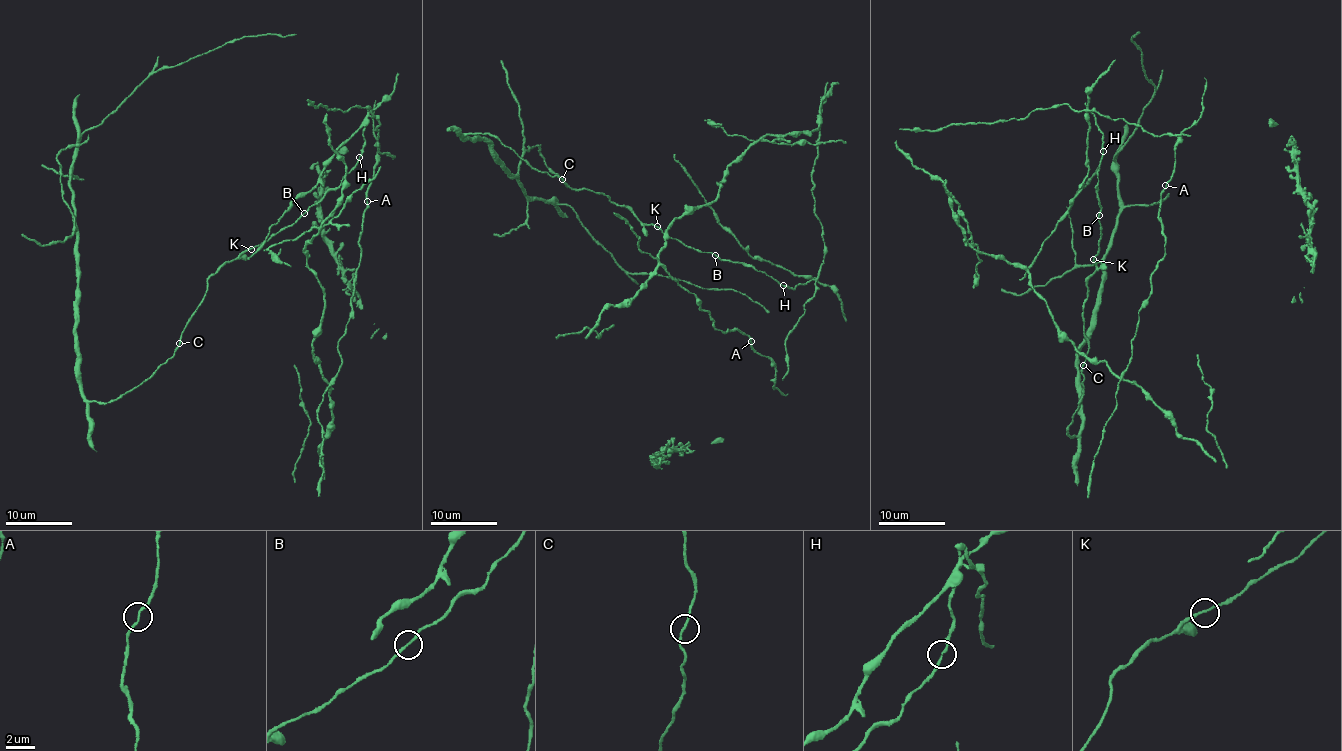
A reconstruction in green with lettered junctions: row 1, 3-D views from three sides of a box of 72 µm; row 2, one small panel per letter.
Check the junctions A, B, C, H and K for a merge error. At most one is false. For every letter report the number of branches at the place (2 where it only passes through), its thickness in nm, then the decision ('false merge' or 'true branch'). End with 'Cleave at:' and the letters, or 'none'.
A: branches 2; calibre 160 nm; true branch
B: branches 2; calibre 170 nm; true branch
C: branches 2; calibre 160 nm; true branch
H: branches 2; calibre 160 nm; false merge
K: branches 2; calibre 160 nm; true branch
Cleave at: H

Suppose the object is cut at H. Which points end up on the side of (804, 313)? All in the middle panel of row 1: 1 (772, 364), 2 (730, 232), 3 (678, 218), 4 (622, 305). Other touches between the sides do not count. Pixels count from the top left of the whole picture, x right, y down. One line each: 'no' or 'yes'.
1: no
2: yes
3: yes
4: yes

